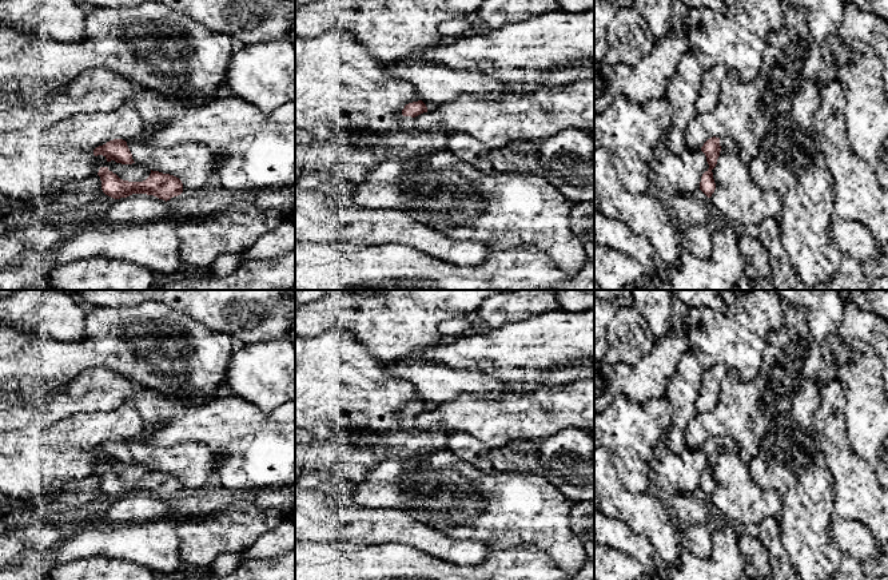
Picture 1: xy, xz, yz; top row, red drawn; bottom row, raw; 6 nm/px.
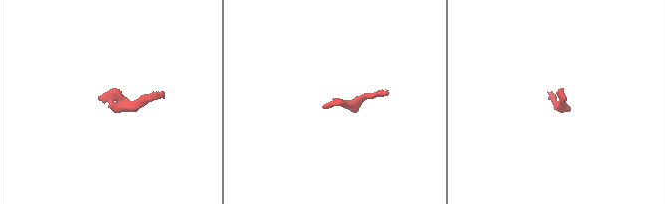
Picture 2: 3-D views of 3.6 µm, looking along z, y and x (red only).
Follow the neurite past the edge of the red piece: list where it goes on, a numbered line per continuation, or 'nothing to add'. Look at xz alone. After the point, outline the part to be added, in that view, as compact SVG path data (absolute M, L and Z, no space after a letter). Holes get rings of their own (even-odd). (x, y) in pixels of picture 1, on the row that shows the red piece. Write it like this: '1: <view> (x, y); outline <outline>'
1: xz (405, 123); outline M402 116L397 124L397 128L402 131L407 131L414 128L414 118L411 116Z

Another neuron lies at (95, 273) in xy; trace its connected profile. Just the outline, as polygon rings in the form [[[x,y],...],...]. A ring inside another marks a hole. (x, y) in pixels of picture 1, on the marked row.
[[[89,257],[55,267],[47,277],[55,290],[152,290],[155,274],[134,262]]]

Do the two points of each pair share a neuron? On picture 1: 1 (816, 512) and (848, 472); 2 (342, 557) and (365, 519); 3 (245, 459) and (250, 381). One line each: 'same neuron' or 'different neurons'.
1: different neurons
2: different neurons
3: different neurons

